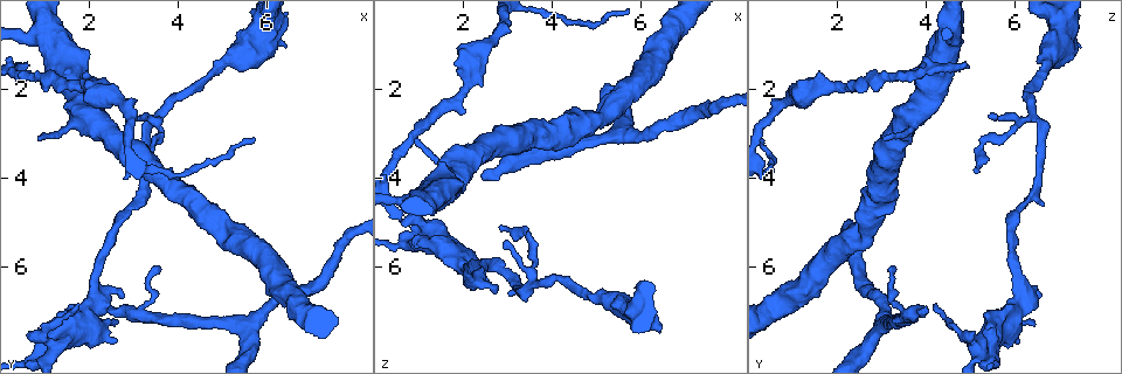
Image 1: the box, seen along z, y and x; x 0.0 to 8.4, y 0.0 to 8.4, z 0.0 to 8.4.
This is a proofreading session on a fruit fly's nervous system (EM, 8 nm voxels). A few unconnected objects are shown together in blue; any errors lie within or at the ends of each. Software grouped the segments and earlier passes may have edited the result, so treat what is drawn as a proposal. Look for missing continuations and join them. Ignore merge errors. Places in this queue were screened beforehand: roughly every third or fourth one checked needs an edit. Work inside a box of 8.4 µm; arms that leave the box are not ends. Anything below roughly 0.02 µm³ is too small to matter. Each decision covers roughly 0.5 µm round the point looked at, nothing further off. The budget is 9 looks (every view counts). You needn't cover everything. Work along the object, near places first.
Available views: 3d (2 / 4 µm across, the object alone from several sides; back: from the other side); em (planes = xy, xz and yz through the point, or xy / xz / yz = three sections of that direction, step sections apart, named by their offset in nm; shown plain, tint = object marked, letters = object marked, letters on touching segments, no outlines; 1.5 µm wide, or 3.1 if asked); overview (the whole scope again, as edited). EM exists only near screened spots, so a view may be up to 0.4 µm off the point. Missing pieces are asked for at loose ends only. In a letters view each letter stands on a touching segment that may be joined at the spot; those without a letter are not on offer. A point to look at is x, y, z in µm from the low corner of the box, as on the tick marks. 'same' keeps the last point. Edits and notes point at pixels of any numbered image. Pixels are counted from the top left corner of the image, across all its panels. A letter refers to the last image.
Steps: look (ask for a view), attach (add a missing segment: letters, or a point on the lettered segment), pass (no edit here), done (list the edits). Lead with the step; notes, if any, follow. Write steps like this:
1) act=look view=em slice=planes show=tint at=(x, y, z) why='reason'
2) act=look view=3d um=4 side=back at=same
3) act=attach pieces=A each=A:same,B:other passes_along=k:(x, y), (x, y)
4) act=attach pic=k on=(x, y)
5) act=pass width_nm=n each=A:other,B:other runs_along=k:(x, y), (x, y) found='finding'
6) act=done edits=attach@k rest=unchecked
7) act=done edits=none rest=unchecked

act=look view=em slice=planes show=letters at=(2.40, 6.95, 3.95) why='branch stops here'

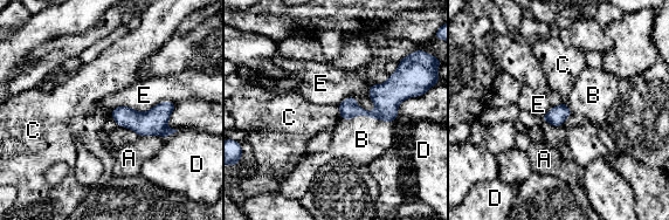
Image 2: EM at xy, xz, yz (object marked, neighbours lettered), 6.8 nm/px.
act=attach pieces=B width_nm=120 each=A:other,B:same,C:other,D:other,E:other passes_along=2:(386, 97), (366, 116), (361, 139) found='the cell continues'

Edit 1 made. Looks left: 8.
act=look view=em slice=planes show=plain at=(0.60, 1.50, 4.95) why='end of a long branch'

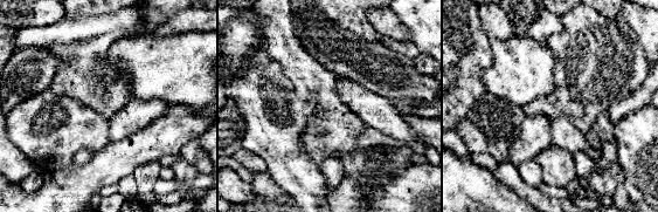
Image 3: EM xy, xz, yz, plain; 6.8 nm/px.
act=look view=em slice=planes show=letters at=same why='what lies round it'

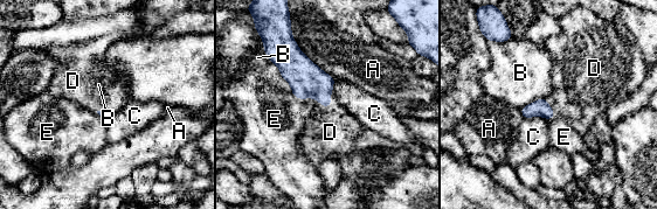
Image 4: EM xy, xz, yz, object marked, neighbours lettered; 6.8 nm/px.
act=attach pieces=D each=A:other,B:other,C:other,D:same,E:other passes_along=4:(540, 108), (550, 106), (581, 90) found='the cell continues'

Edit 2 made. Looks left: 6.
act=done edits=attach@2,attach@4 rest=unchecked

